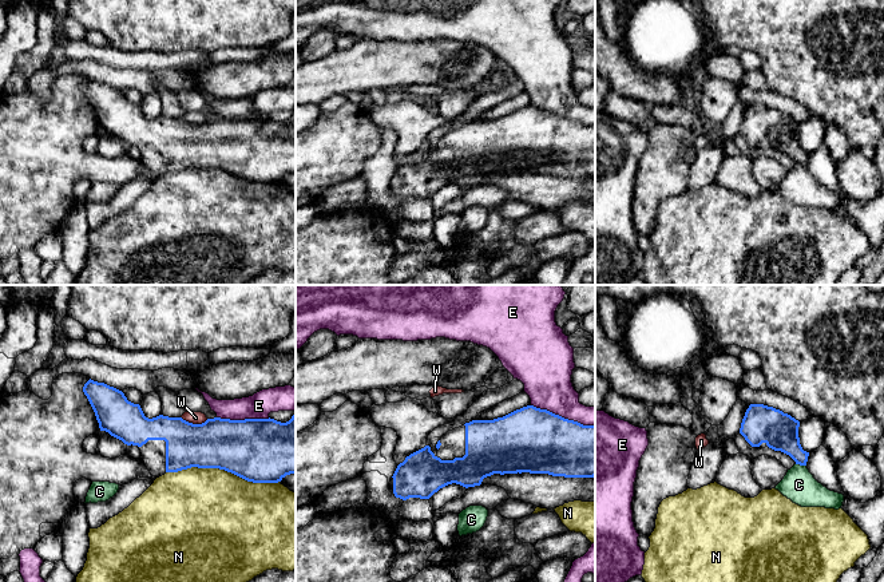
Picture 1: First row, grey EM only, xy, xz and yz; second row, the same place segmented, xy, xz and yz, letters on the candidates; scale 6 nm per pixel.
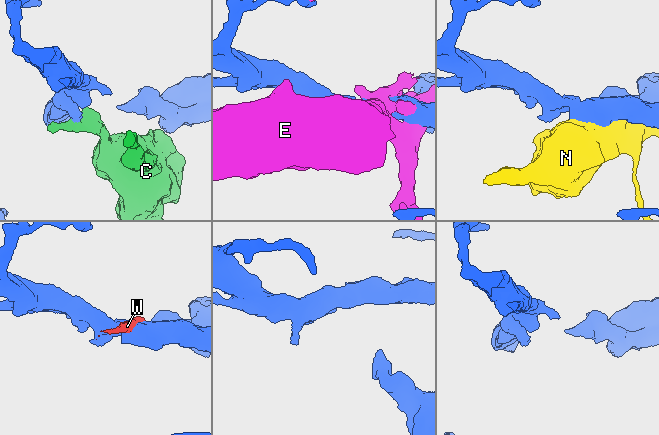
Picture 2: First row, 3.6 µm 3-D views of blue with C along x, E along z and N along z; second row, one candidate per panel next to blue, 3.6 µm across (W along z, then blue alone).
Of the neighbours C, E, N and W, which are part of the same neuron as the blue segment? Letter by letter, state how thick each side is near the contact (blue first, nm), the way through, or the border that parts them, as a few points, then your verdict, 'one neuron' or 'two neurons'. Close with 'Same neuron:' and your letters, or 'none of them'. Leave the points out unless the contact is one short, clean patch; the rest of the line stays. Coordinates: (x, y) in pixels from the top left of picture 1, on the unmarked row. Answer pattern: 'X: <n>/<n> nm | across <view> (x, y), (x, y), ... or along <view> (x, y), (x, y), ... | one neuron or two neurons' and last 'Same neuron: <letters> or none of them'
C: 220/200 nm | two neurons
E: 380/280 nm | two neurons
N: 380/480 nm | two neurons
W: 300/80 nm | two neurons
Same neuron: none of them

